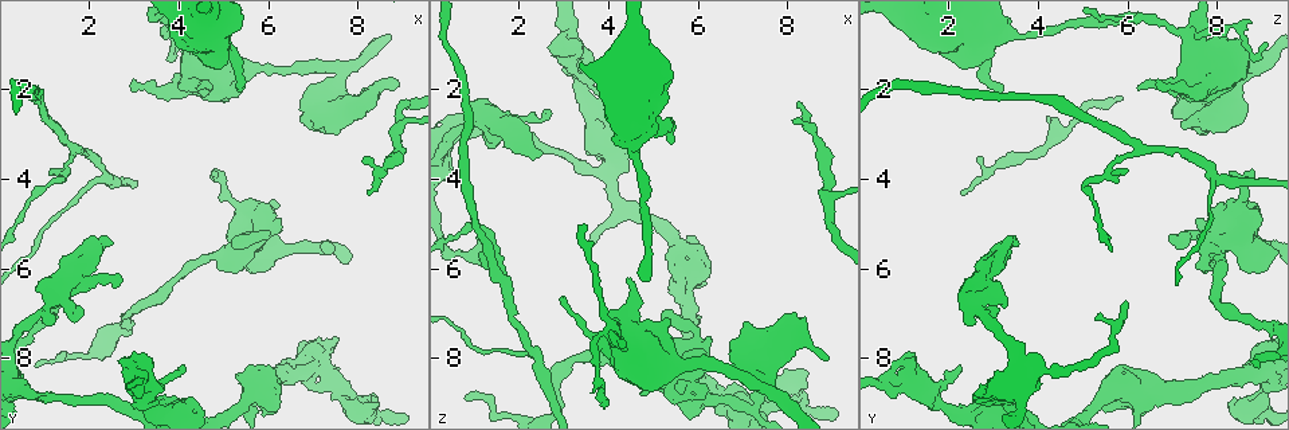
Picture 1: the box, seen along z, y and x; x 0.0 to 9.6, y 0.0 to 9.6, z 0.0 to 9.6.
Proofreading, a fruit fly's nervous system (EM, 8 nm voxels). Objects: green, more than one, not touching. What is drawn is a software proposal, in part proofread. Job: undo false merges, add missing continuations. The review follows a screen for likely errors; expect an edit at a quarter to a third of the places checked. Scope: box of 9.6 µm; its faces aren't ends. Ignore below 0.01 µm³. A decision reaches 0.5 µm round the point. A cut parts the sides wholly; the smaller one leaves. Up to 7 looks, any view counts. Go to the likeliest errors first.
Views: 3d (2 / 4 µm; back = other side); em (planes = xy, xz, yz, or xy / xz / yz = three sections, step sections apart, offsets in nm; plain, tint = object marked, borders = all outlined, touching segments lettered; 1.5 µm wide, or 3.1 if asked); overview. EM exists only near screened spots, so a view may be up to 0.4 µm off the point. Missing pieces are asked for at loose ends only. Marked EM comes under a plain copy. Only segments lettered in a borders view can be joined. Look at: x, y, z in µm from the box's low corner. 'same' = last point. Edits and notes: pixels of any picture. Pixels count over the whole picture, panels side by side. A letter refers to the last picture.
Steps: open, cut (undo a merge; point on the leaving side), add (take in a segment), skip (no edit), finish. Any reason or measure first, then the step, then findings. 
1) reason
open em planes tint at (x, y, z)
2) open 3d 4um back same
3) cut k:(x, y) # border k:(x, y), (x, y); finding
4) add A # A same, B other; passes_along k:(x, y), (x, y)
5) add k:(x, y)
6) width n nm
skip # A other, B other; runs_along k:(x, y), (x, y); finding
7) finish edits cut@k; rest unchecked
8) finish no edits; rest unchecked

sudden change in width
open em planes tint at (2.05, 5.65, 3.15)

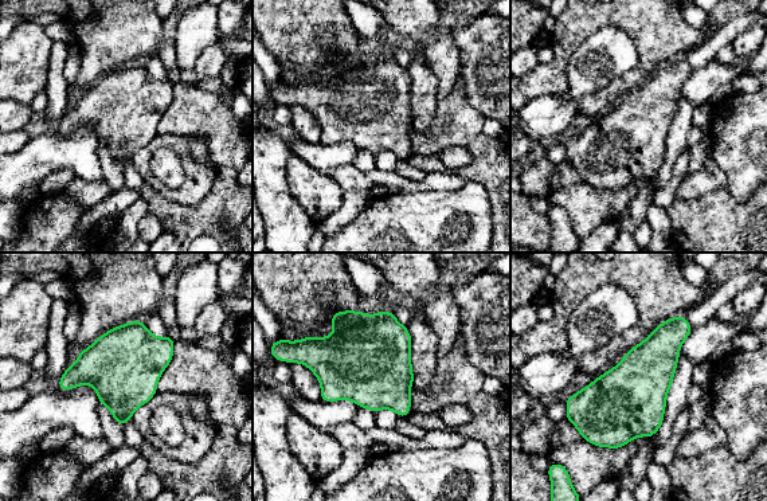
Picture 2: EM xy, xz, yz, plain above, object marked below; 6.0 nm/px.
what lies round it
open em planes borders same

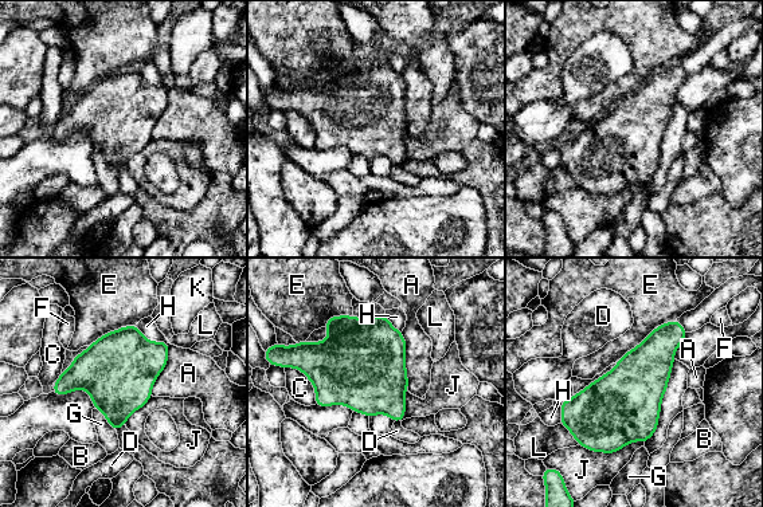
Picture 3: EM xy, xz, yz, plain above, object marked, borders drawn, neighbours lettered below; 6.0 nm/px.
longest_contact E 440 nm
skip # A other, B other, C other, D other, E other, F other, G other, H other, J other, K other, L other; one neuron here

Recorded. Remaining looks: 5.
open 3d 4um at (0.95, 8.90, 2.60)

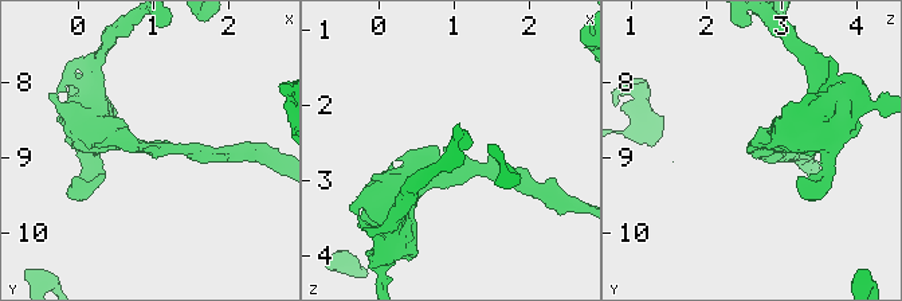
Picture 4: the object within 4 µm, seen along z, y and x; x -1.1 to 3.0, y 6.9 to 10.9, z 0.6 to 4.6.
shape alone is not enough
open em yz step 8 borders at (0.85, 8.95, 2.55)

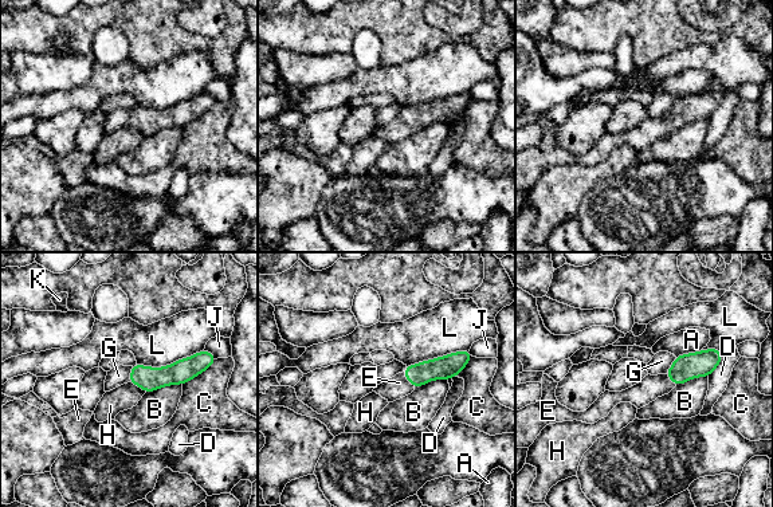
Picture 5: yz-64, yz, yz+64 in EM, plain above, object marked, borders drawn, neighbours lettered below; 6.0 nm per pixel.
add E # A other, B other, C other, D other, E same, G other, H other, J other, K other, L other; passes_along 5:(443, 368), (407, 380), (397, 386); the neuron continues

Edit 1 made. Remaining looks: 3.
finish edits add@5; rest unchecked

